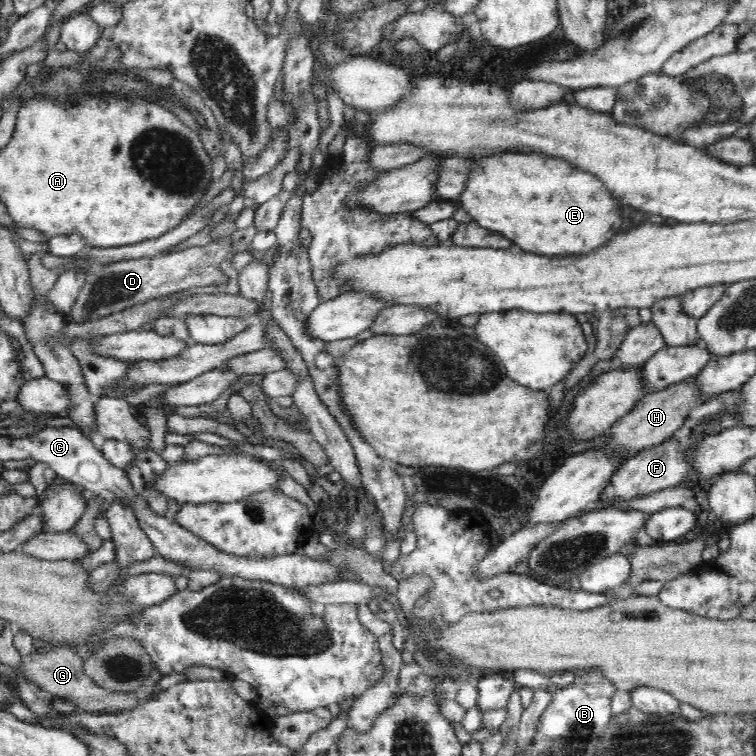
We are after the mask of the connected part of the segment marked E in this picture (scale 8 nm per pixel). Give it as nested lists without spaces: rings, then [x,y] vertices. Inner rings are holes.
[[[507,153],[475,159],[466,190],[458,199],[468,216],[482,228],[500,233],[518,249],[545,257],[581,257],[612,240],[622,226],[621,204],[592,173],[580,170],[563,158],[538,154]]]

